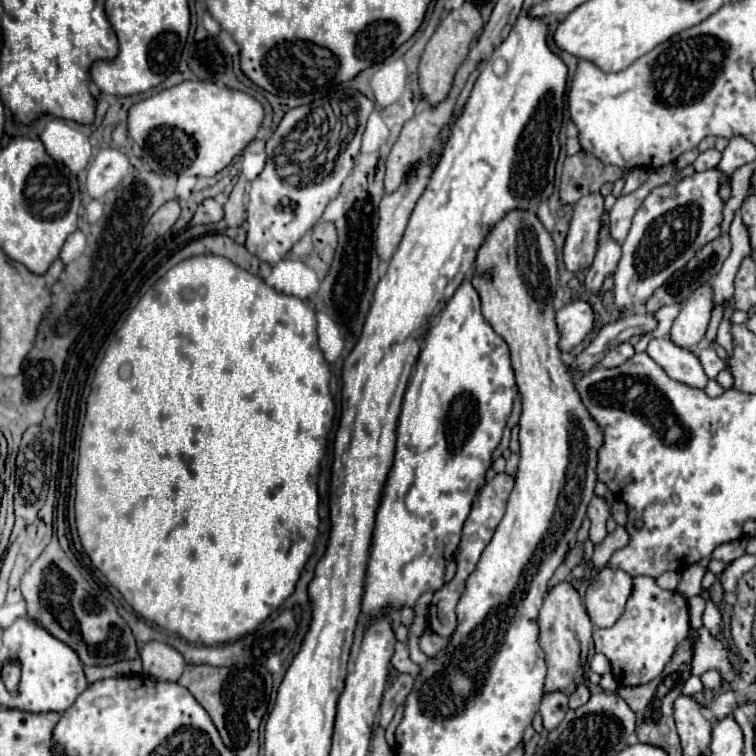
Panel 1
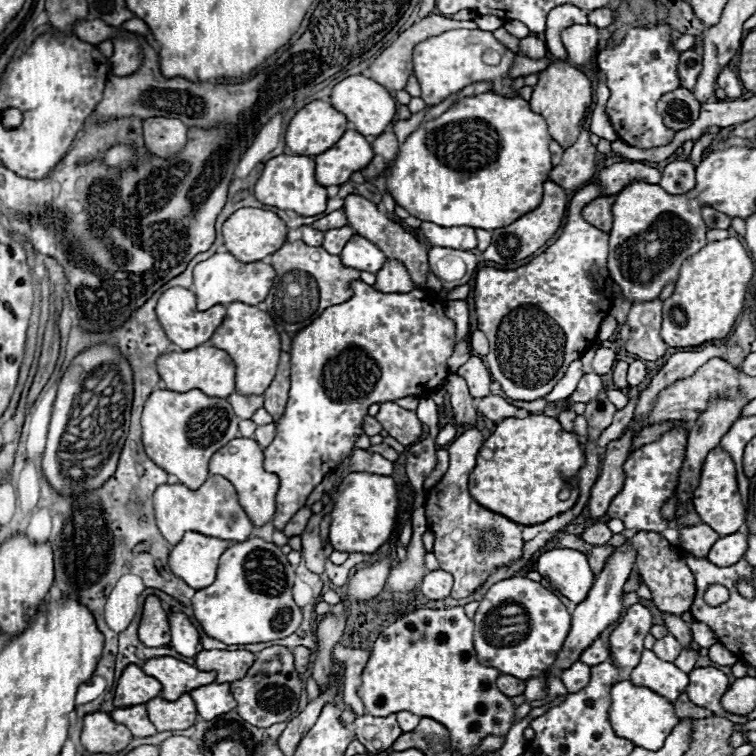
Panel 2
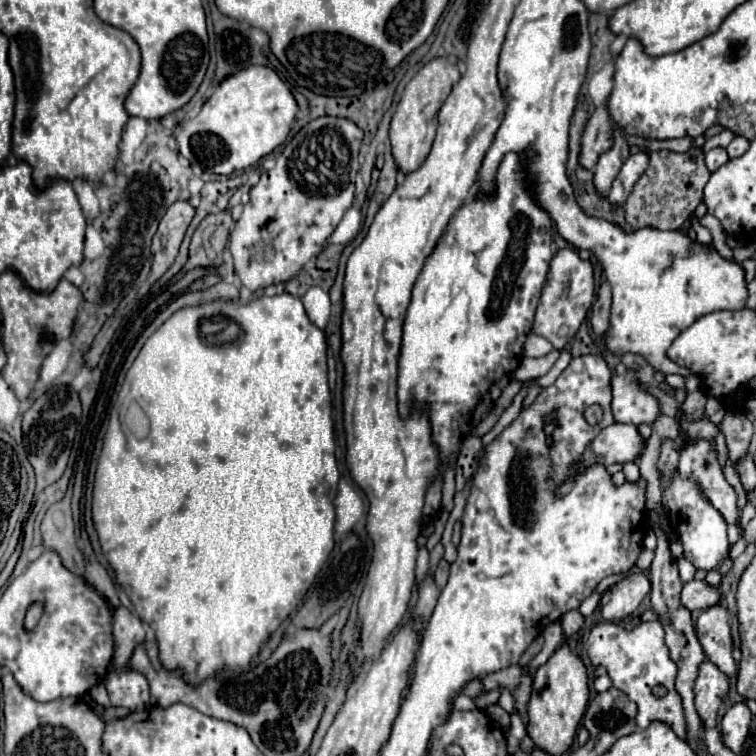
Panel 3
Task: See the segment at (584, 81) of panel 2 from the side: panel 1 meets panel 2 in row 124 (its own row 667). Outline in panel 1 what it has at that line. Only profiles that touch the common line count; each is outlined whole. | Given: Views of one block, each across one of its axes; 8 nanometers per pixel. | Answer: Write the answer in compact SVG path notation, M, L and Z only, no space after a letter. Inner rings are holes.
M560 582L554 588L548 590L544 598L544 606L538 616L540 624L540 646L546 652L548 662L548 676L546 676L546 692L562 690L564 694L572 694L578 684L584 680L584 668L580 664L580 638L590 636L592 620L576 592L576 588L570 582Z

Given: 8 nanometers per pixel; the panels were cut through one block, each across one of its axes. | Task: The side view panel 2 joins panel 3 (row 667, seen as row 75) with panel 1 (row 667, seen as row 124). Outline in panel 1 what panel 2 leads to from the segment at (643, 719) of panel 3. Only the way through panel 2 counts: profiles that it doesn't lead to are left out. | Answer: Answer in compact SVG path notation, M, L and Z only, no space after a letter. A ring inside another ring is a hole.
M636 576L626 610L610 628L594 628L596 652L608 656L620 686L640 686L654 680L670 662L674 648L690 632L688 600L676 590L662 590L654 578Z

